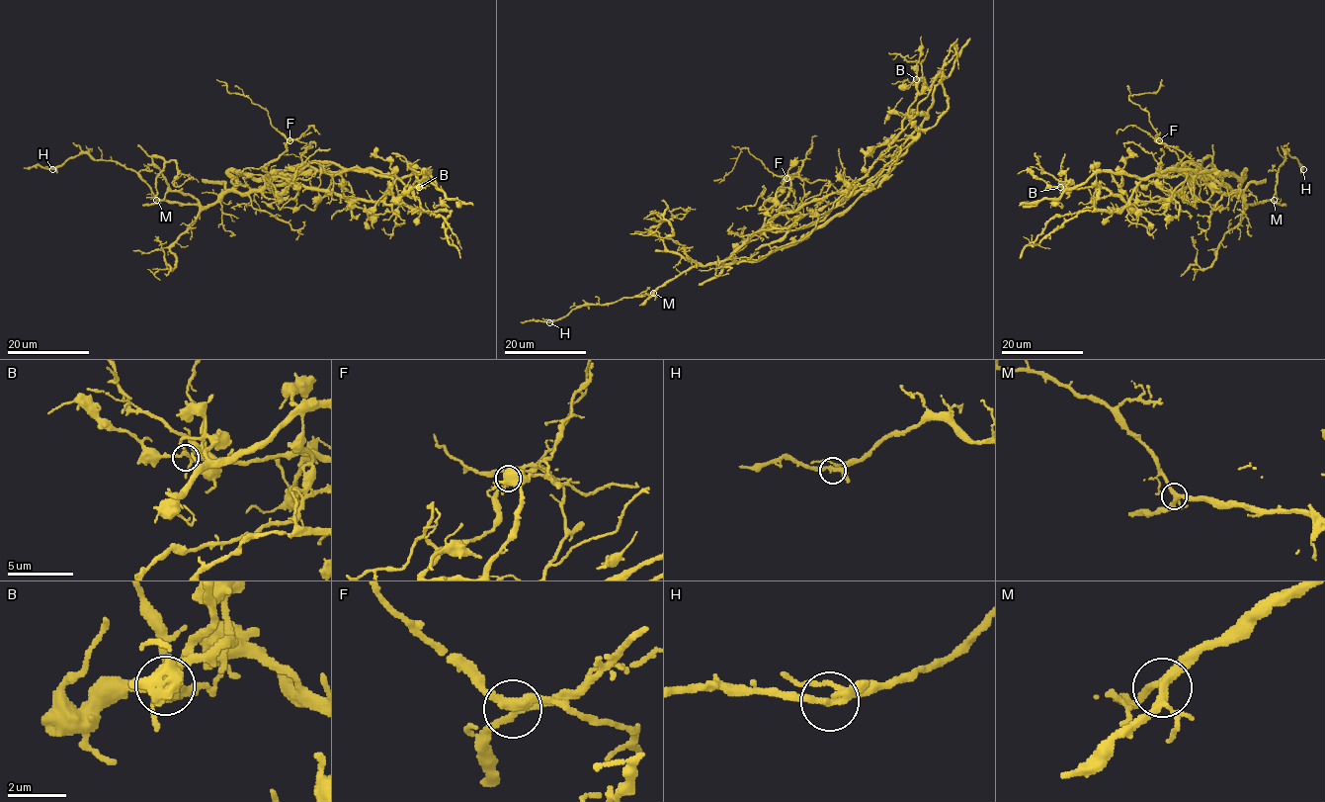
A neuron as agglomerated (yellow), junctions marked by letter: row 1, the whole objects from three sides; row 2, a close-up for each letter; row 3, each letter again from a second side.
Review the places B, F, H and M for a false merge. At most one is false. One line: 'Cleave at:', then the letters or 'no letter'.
Cleave at: F

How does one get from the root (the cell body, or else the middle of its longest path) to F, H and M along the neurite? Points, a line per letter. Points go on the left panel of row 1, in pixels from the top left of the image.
F: (279, 177), (280, 174), (267, 172), (263, 168), (286, 149), (289, 140)
H: (279, 177), (199, 207), (159, 201), (135, 172), (87, 153), (52, 169)
M: (279, 177), (258, 189), (242, 193), (224, 192), (215, 202), (204, 207), (156, 200)

